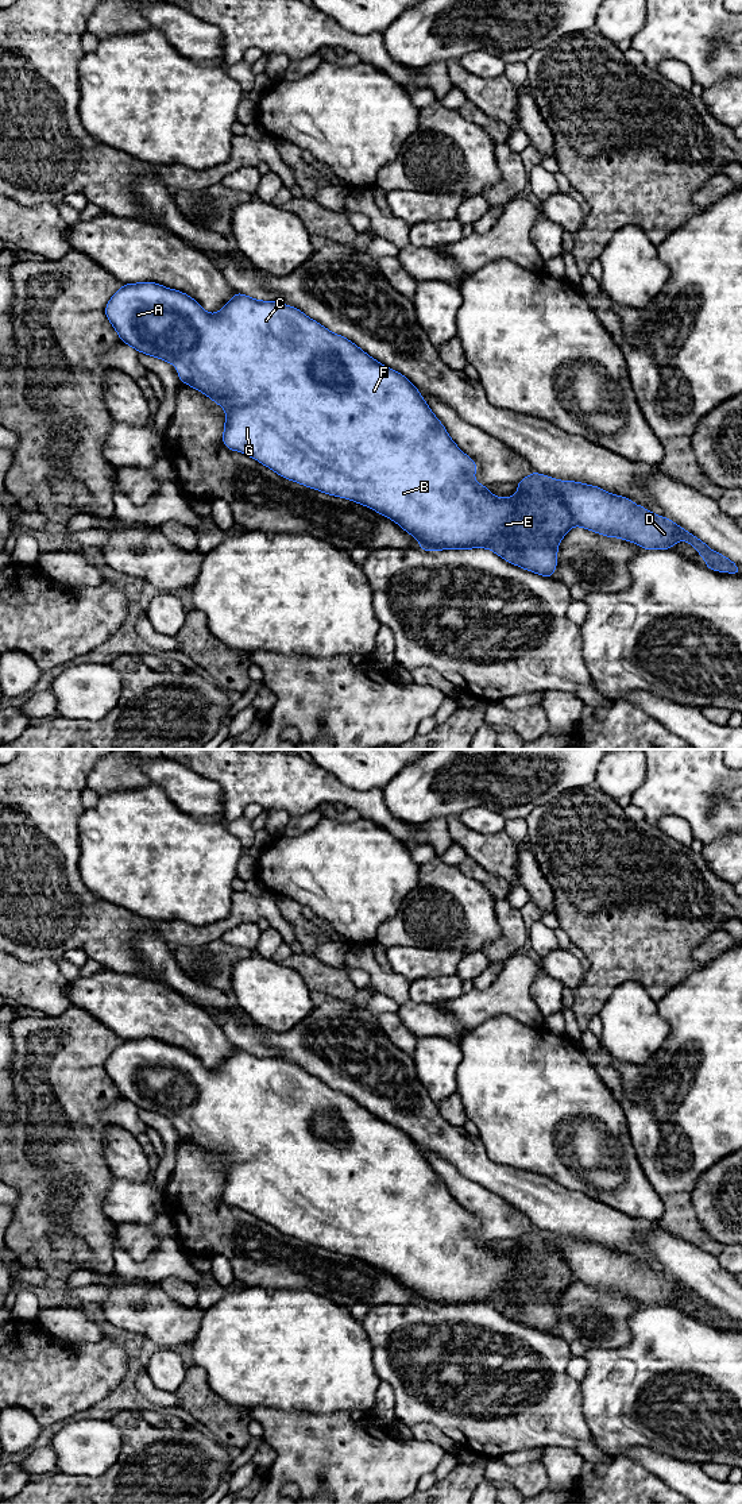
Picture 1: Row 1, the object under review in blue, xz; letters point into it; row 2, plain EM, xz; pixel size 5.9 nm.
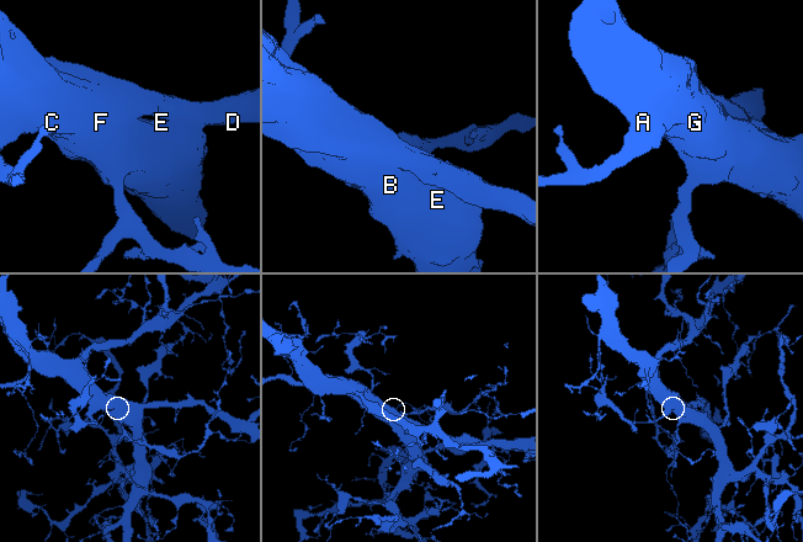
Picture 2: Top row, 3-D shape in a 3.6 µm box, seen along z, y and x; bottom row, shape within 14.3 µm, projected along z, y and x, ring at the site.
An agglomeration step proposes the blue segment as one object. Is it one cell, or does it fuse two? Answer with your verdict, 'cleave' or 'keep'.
keep

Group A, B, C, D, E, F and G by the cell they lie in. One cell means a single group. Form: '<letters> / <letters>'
A B C D E F G

